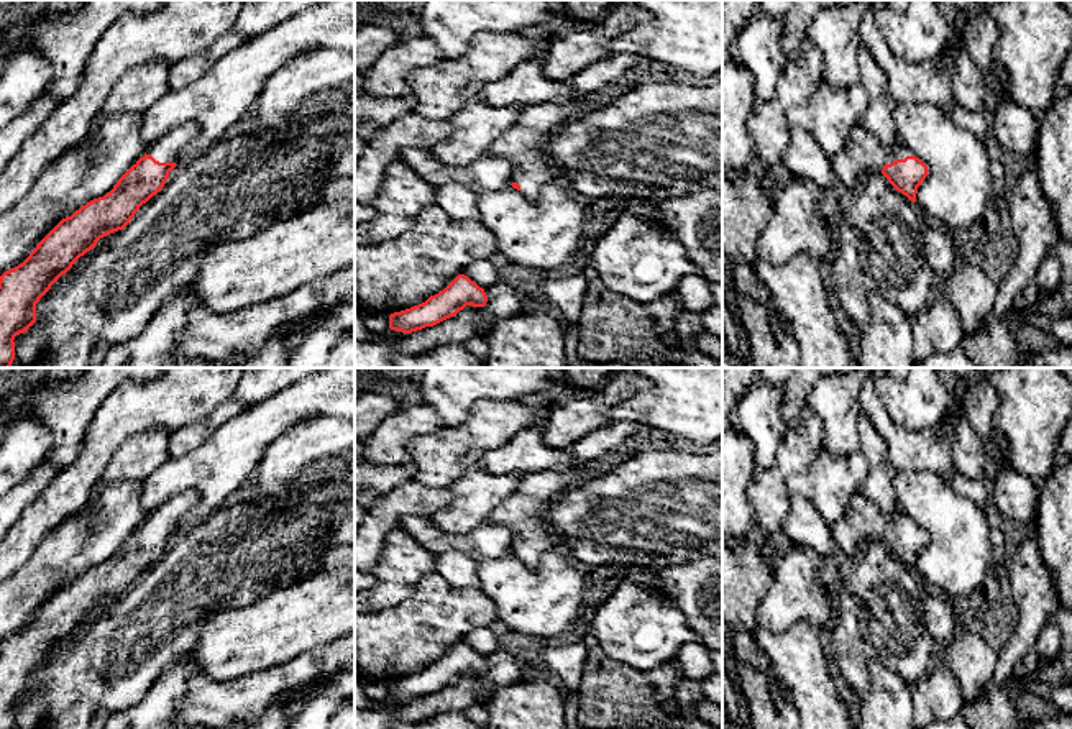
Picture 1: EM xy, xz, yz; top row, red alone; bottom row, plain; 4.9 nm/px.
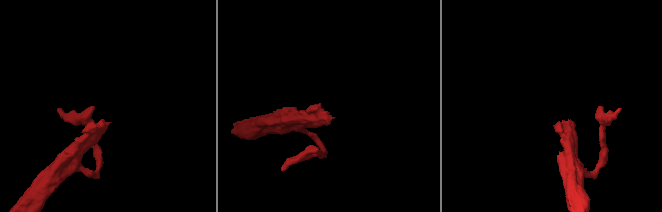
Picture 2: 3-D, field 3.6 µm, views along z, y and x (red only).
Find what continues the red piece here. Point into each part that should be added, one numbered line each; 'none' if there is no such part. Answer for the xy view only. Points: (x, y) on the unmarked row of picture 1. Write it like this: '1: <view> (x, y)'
1: xy (168, 518)

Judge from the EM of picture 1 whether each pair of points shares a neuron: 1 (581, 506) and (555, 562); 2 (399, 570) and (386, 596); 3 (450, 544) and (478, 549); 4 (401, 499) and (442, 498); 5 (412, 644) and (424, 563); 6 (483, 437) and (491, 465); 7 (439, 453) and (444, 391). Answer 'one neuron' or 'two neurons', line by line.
1: two neurons
2: one neuron
3: one neuron
4: one neuron
5: two neurons
6: two neurons
7: two neurons

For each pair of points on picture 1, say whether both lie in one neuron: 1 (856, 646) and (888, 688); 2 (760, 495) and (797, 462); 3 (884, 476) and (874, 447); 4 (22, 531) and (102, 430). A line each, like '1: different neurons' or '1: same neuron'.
1: different neurons
2: same neuron
3: same neuron
4: same neuron

